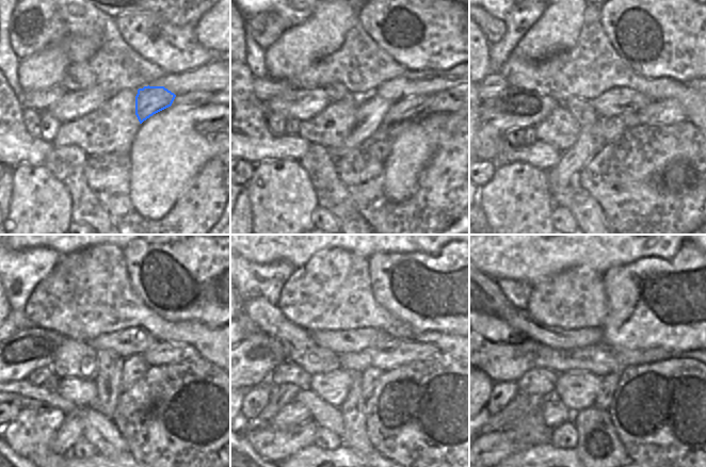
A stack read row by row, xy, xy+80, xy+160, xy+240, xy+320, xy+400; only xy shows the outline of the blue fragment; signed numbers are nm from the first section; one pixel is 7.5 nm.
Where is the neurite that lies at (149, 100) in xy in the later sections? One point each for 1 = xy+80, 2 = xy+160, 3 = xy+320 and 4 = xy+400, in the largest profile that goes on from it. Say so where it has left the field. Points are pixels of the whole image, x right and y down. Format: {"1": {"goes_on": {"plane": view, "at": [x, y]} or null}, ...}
{"1": {"goes_on": {"plane": "xy+80", "at": [372, 110]}}, "2": {"goes_on": {"plane": "xy+160", "at": [591, 140]}}, "3": {"goes_on": {"plane": "xy+320", "at": [274, 446]}}, "4": {"goes_on": {"plane": "xy+400", "at": [491, 449]}}}

